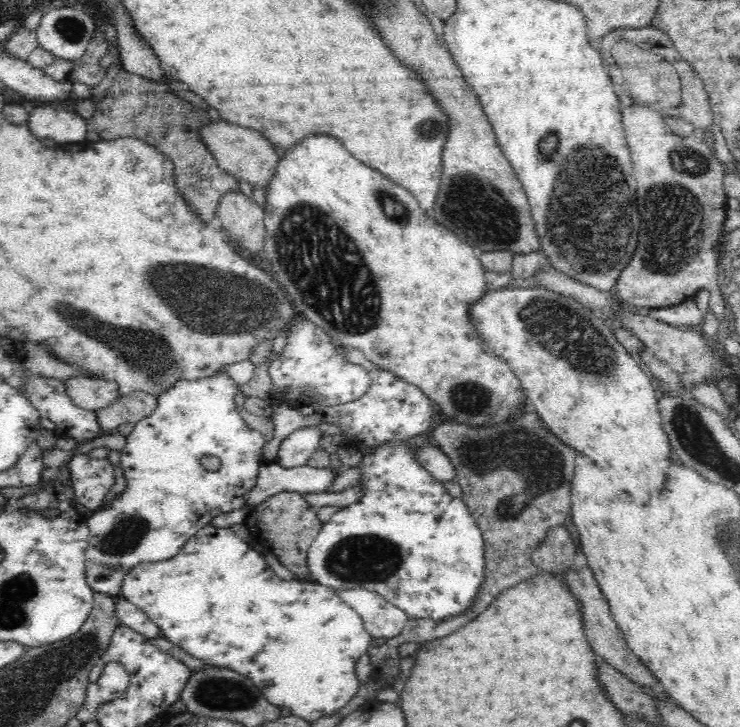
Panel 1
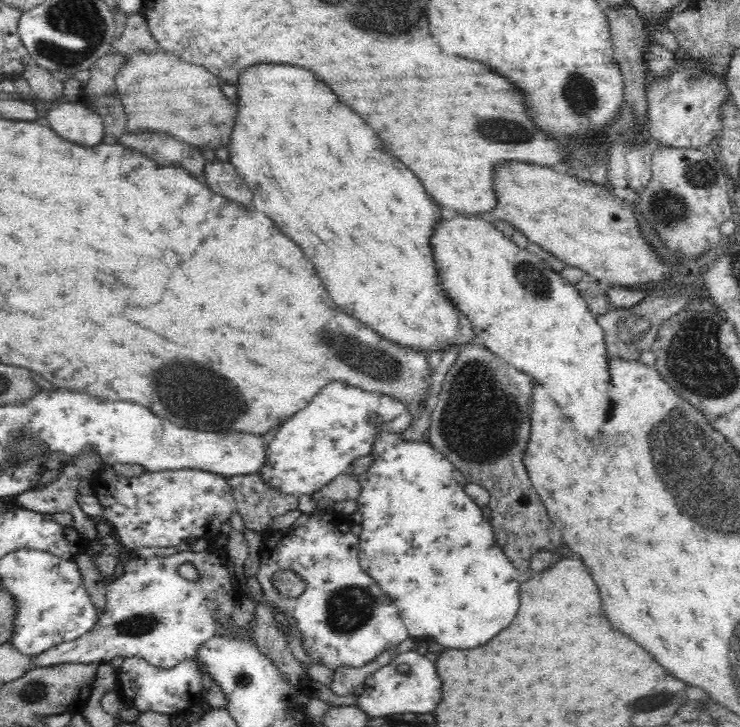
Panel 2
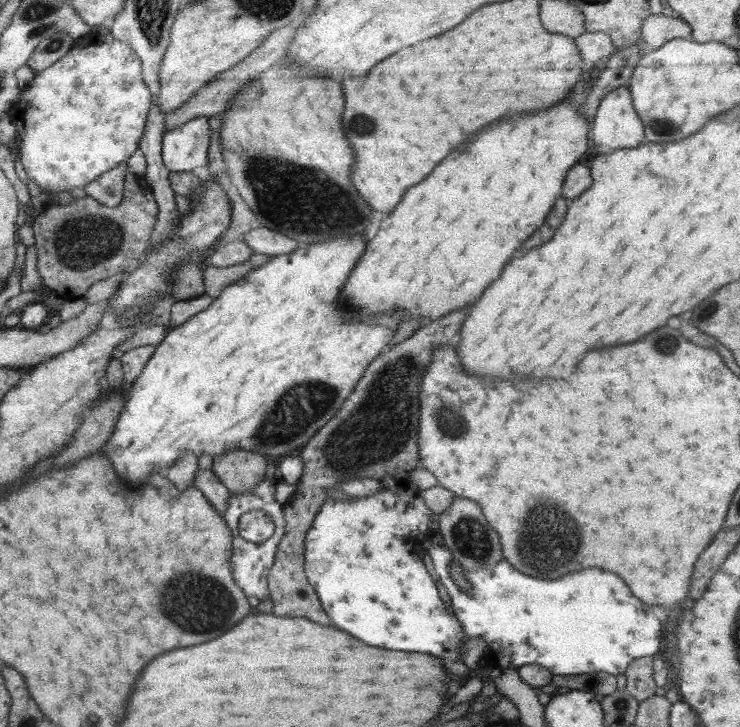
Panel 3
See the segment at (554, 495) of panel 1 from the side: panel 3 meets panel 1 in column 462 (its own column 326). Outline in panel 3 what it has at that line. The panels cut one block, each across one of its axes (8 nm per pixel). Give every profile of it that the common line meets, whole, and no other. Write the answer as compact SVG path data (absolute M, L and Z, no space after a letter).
M462 308L462 310L458 310L458 312L452 312L452 314L446 314L444 318L440 318L440 320L434 320L434 322L429 321L426 324L422 325L410 338L403 340L395 345L388 345L387 348L380 353L367 367L365 373L362 375L362 378L356 383L356 386L353 388L353 391L348 395L348 398L344 401L344 404L341 406L341 409L338 410L338 414L334 416L334 420L332 422L328 422L308 444L306 444L306 448L303 448L304 452L302 454L299 453L303 462L303 473L301 474L300 481L298 482L298 491L293 495L293 499L290 499L287 503L283 505L282 515L284 515L284 521L286 523L284 536L281 538L278 546L278 552L275 556L274 564L272 568L268 571L268 586L269 593L271 596L271 600L273 601L273 613L274 616L288 616L288 618L292 618L292 616L304 616L304 618L308 618L308 620L312 620L312 622L318 622L318 624L322 624L322 626L332 626L332 620L328 618L328 614L322 608L322 603L318 600L318 595L316 591L313 589L311 582L308 582L307 576L305 575L304 568L304 544L305 544L305 536L308 532L308 529L312 526L314 519L316 519L316 514L320 512L322 505L327 502L326 491L328 489L340 489L340 484L343 480L348 480L349 478L373 478L381 481L383 478L389 476L393 476L394 478L403 479L406 476L409 476L409 473L412 472L417 466L420 466L420 453L418 450L418 418L420 418L420 378L422 378L423 372L425 368L431 363L433 352L437 348L439 348L439 344L448 344L450 342L450 338L460 330L460 326L462 326L462 322L464 322L464 318L470 314L470 308Z

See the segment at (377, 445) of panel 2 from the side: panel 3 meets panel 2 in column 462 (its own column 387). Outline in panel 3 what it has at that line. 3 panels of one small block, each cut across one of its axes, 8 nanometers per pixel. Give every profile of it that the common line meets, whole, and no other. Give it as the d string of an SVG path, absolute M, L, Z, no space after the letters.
M393 476L385 477L381 480L382 490L372 496L362 498L351 497L350 501L335 500L327 498L327 502L322 505L320 512L316 514L312 526L308 529L305 536L304 544L304 568L308 582L311 582L313 589L316 591L320 602L324 604L326 614L332 618L334 626L352 634L354 638L366 642L366 644L376 644L378 648L388 648L388 650L404 650L404 652L424 652L424 654L434 654L434 656L442 656L448 658L452 662L458 662L458 656L461 644L467 640L466 631L458 622L458 618L454 616L442 601L436 583L432 581L432 577L424 566L424 553L427 551L429 544L429 536L427 535L428 525L432 512L426 506L422 499L422 490L419 489L408 476L403 479L394 478Z

